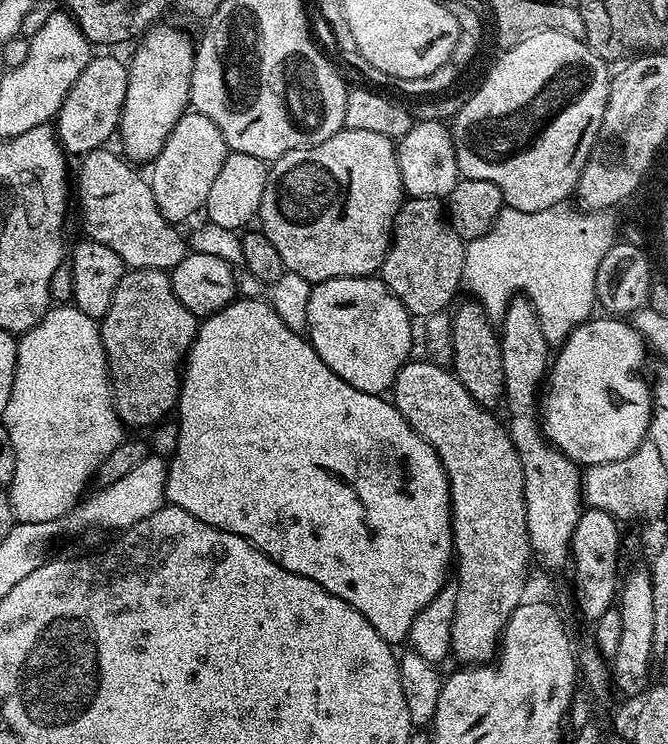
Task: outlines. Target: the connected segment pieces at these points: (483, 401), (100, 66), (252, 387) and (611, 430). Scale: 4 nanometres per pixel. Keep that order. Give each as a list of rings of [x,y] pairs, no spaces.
[[[471,298],[465,300],[465,304],[455,305],[456,313],[453,311],[450,316],[452,322],[450,368],[456,373],[458,382],[462,382],[466,390],[470,390],[470,398],[474,398],[474,402],[478,402],[482,407],[492,410],[495,409],[495,404],[499,405],[504,398],[500,338],[494,327],[493,317],[484,313],[483,304]]]
[[[93,55],[92,61],[78,74],[78,82],[70,86],[70,94],[62,102],[59,112],[54,117],[54,131],[56,139],[59,140],[61,148],[65,153],[74,154],[73,157],[85,156],[90,150],[105,147],[109,143],[108,139],[117,135],[120,126],[120,115],[122,106],[126,102],[126,86],[128,85],[128,66],[122,59],[116,56]]]
[[[237,298],[213,316],[205,316],[199,321],[194,342],[184,357],[174,412],[180,415],[180,433],[176,436],[176,453],[167,461],[167,503],[177,504],[182,510],[194,514],[194,518],[218,530],[246,537],[257,550],[266,553],[286,570],[318,582],[318,586],[354,606],[354,610],[382,634],[386,643],[396,646],[399,640],[400,643],[407,641],[414,618],[434,602],[450,576],[450,565],[454,560],[452,503],[446,470],[438,454],[413,430],[410,422],[402,418],[391,399],[383,395],[371,396],[362,390],[354,390],[350,382],[342,382],[342,378],[318,358],[312,343],[299,331],[286,326],[267,299]]]
[[[589,318],[587,322],[584,324],[578,325],[573,332],[564,340],[563,344],[559,345],[557,354],[555,353],[554,359],[550,364],[550,371],[546,377],[546,391],[542,396],[542,403],[538,408],[538,420],[542,425],[543,435],[546,437],[549,444],[552,445],[553,448],[558,449],[559,452],[563,454],[566,458],[570,458],[573,460],[578,466],[587,466],[590,464],[605,464],[606,462],[618,462],[622,458],[630,458],[634,454],[634,450],[638,450],[638,446],[640,444],[645,443],[648,440],[648,427],[650,426],[650,418],[652,417],[652,389],[650,387],[649,381],[646,379],[646,372],[644,376],[644,352],[646,353],[646,345],[642,337],[638,334],[638,330],[633,328],[631,323],[627,319],[624,318],[603,318],[604,320],[596,320],[597,318]]]

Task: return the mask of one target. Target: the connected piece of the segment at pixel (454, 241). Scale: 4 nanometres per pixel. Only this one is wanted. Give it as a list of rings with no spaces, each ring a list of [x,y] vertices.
[[[413,196],[400,205],[396,224],[392,228],[392,244],[380,267],[379,279],[413,317],[433,316],[445,311],[449,307],[447,304],[451,305],[457,299],[456,291],[461,291],[465,247],[466,241],[448,221],[445,205],[441,201]]]

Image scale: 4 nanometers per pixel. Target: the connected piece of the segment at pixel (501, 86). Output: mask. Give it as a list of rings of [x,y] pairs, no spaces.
[[[533,32],[501,52],[504,53],[497,58],[496,65],[489,70],[488,77],[480,84],[480,89],[473,96],[469,95],[465,99],[462,110],[458,110],[458,114],[451,121],[450,127],[454,142],[454,154],[458,158],[458,170],[465,180],[494,182],[494,186],[498,186],[498,190],[502,190],[504,203],[507,207],[523,212],[546,210],[555,204],[565,203],[575,193],[576,184],[580,181],[580,175],[586,166],[586,158],[590,158],[590,150],[598,138],[598,130],[602,126],[602,114],[606,114],[610,83],[609,65],[602,57],[592,52],[584,40],[570,38],[570,34],[558,34],[557,32]]]

